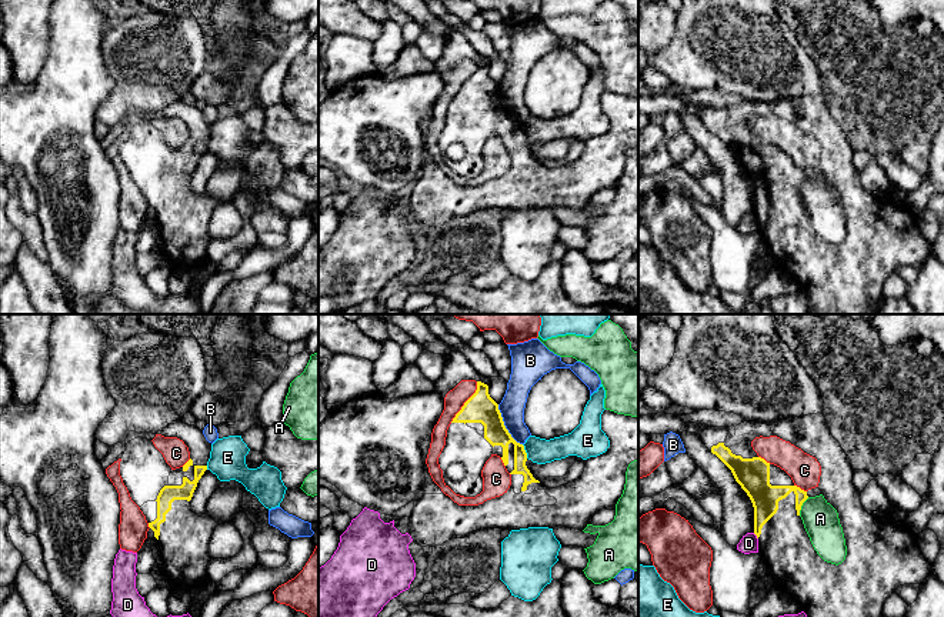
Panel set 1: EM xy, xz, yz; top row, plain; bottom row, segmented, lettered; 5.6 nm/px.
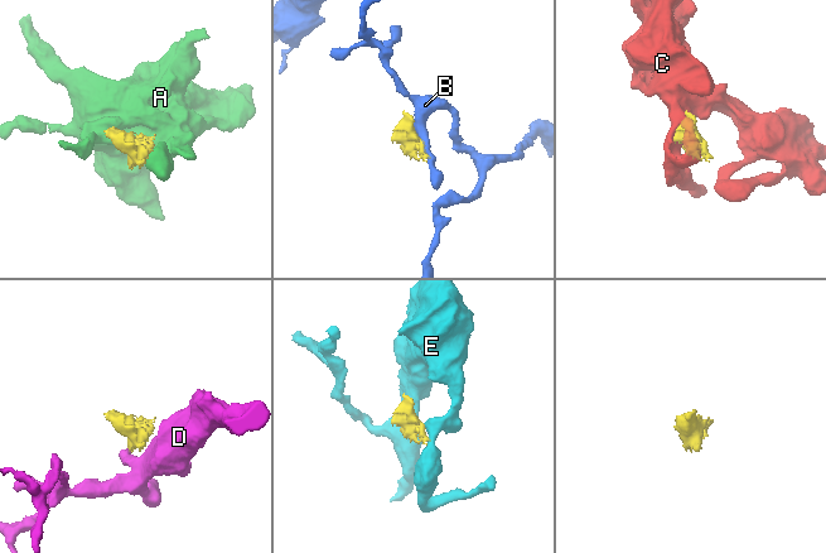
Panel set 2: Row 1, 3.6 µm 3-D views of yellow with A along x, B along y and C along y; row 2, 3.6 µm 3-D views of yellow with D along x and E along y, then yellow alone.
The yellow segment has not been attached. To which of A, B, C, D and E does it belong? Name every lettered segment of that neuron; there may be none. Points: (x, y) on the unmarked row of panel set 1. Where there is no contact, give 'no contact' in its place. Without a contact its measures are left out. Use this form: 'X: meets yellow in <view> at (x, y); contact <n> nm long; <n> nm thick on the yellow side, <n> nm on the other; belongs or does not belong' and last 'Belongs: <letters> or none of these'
A: meets yellow in yz at (801, 184); contact 120 nm long; 160 nm thick on the yellow side, 200 nm on the other; does not belong
B: meets yellow in xz at (504, 106); contact 280 nm long; 170 nm thick on the yellow side, 140 nm on the other; does not belong
C: meets yellow in xz at (466, 82); contact 280 nm long; 170 nm thick on the yellow side, 110 nm on the other; does not belong
D: meets yellow in yz at (756, 214); contact 50 nm long; 160 nm thick on the yellow side, 100 nm on the other; does not belong
E: meets yellow in xz at (524, 132); contact 90 nm long; 130 nm thick on the yellow side, 140 nm on the other; does not belong
Belongs: none of these

